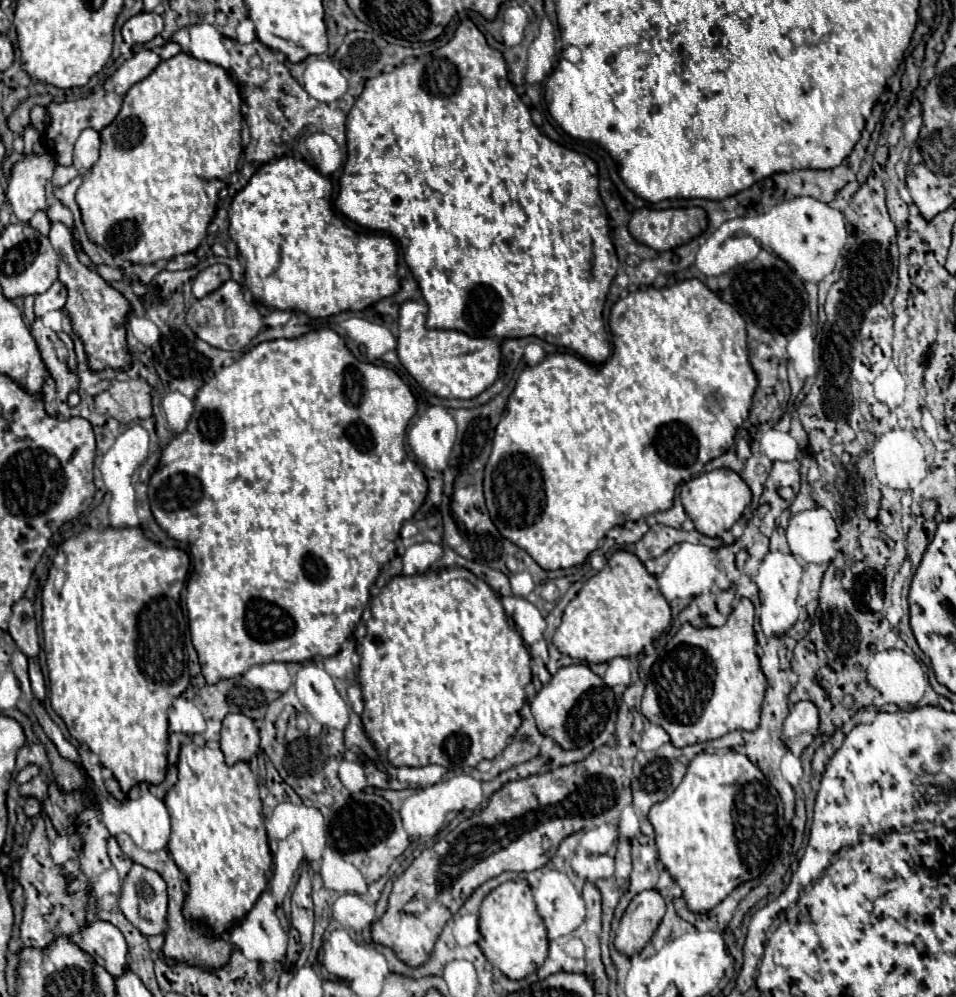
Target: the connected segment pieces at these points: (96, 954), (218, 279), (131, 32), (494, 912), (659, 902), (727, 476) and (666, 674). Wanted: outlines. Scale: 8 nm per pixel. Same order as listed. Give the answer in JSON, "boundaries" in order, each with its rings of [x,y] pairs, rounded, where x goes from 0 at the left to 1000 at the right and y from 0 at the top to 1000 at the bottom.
{"boundaries":[[[[98,923],[84,931],[84,951],[92,955],[105,969],[109,969],[119,981],[126,979],[132,971],[134,949],[128,935],[109,923]]],[[[224,265],[218,267],[215,271],[207,273],[203,285],[201,285],[201,295],[205,299],[211,299],[220,293],[224,293],[226,289],[230,289],[236,281],[241,281],[241,269],[234,265]]],[[[149,12],[138,16],[130,26],[128,26],[128,37],[132,44],[151,44],[165,36],[169,32],[169,16],[161,12]]],[[[527,885],[515,893],[502,909],[502,953],[508,963],[533,983],[559,977],[571,963],[573,939],[567,921],[561,915],[554,889],[550,885]]],[[[686,893],[669,895],[659,905],[659,909],[655,911],[649,923],[642,941],[644,953],[651,955],[653,959],[661,959],[669,955],[686,935],[695,915],[697,915],[695,901]]],[[[745,471],[738,475],[732,475],[724,479],[722,483],[713,485],[711,499],[715,506],[718,516],[724,520],[730,534],[736,538],[755,538],[759,532],[764,532],[776,518],[778,510],[787,502],[787,493],[780,487],[780,483],[768,473],[768,471]]],[[[776,600],[755,630],[726,630],[724,626],[715,626],[697,646],[695,656],[684,664],[672,700],[672,716],[682,726],[692,728],[701,736],[707,750],[749,742],[766,732],[785,734],[793,730],[795,708],[801,694],[801,680],[791,658],[791,638],[787,628],[789,608],[782,600]]]]}

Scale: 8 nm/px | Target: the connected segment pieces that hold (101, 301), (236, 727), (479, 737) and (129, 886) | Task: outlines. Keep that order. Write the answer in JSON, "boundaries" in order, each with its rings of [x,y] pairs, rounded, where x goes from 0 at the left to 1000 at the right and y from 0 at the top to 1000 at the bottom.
{"boundaries":[[[[54,225],[52,243],[56,251],[63,255],[63,277],[61,279],[71,291],[67,313],[73,317],[79,337],[88,345],[94,369],[98,373],[107,373],[111,369],[136,371],[138,355],[132,345],[132,323],[138,313],[138,305],[123,291],[119,291],[105,275],[94,273],[88,265],[84,265],[77,253],[77,245],[75,245],[75,233],[67,225]]],[[[241,716],[232,724],[230,734],[230,752],[234,754],[236,766],[262,764],[268,758],[272,748],[272,738],[266,728],[266,722],[255,716]]],[[[458,570],[458,572],[452,572],[452,574],[446,574],[446,576],[439,576],[439,578],[414,578],[414,580],[410,580],[402,590],[400,590],[400,596],[395,596],[391,602],[389,602],[389,610],[387,610],[387,614],[389,614],[389,618],[387,618],[387,622],[383,624],[385,626],[385,630],[383,630],[383,640],[379,642],[379,646],[374,648],[374,656],[377,656],[377,670],[374,670],[374,684],[377,684],[377,690],[379,690],[379,702],[381,702],[381,714],[379,714],[379,726],[381,726],[381,732],[385,734],[385,738],[387,738],[387,742],[391,742],[391,748],[393,748],[393,752],[404,752],[404,760],[406,760],[406,764],[410,766],[410,768],[414,768],[414,770],[418,770],[418,768],[446,768],[448,764],[450,766],[458,766],[458,768],[464,768],[464,770],[496,770],[500,764],[504,764],[504,762],[515,762],[519,756],[523,756],[527,750],[529,750],[529,746],[531,746],[531,740],[533,738],[538,738],[540,736],[540,732],[542,732],[542,728],[544,728],[544,710],[548,708],[548,704],[550,704],[550,686],[554,686],[554,682],[556,682],[556,674],[554,674],[554,654],[552,654],[552,650],[546,646],[546,640],[542,638],[542,634],[531,626],[531,622],[529,622],[529,616],[527,616],[527,610],[525,610],[525,606],[523,606],[523,598],[508,586],[508,584],[504,584],[502,580],[498,580],[492,572],[487,572],[487,570]]],[[[138,867],[136,875],[132,877],[128,885],[128,895],[126,895],[126,913],[134,921],[136,927],[140,927],[149,937],[159,939],[159,937],[172,937],[174,935],[174,885],[169,879],[157,871],[151,871],[146,867]]]]}

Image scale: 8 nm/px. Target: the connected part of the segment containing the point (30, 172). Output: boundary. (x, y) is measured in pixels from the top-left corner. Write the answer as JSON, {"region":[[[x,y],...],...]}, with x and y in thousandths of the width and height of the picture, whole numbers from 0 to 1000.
{"region":[[[50,154],[25,156],[25,160],[19,162],[13,169],[13,177],[10,177],[10,183],[8,183],[6,199],[13,205],[13,211],[15,211],[15,215],[17,215],[17,219],[21,223],[31,223],[31,219],[40,211],[48,211],[50,209],[50,205],[48,205],[48,183],[52,181],[54,171],[56,171],[56,162],[52,160]]]}

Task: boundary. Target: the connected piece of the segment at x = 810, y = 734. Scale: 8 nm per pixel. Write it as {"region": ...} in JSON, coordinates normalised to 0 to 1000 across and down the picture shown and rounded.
{"region":[[[837,702],[820,722],[818,742],[831,758],[837,758],[851,742],[851,736],[856,736],[856,710],[845,702]]]}

